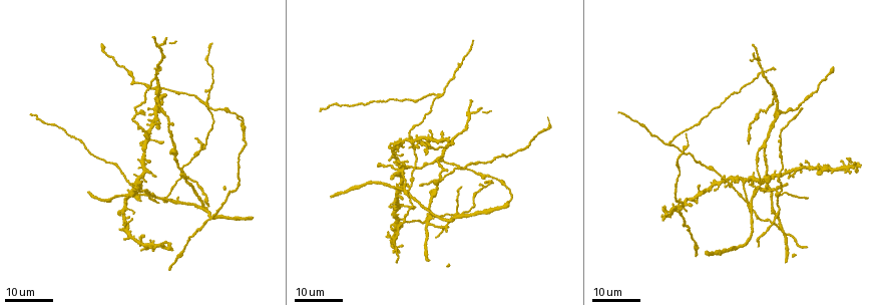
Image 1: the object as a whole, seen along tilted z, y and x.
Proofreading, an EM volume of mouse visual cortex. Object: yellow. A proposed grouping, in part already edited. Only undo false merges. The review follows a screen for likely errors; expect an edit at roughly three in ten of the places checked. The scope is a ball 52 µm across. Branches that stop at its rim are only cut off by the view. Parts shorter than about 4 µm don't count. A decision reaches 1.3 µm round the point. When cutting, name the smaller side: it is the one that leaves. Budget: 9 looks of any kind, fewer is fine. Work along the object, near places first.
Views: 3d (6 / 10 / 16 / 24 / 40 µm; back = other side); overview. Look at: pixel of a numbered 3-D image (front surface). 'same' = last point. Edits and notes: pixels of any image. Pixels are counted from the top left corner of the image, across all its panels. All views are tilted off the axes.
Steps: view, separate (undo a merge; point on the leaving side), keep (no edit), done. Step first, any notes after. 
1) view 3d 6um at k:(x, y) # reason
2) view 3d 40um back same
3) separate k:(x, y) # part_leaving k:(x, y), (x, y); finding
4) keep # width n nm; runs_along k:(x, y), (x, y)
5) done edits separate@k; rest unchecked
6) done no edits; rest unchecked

view 3d 24um at 1:(428, 222) # four or more arms meet

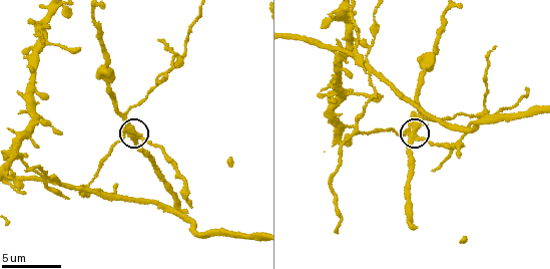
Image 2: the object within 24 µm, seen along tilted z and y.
view 3d 6um at 2:(412, 133)

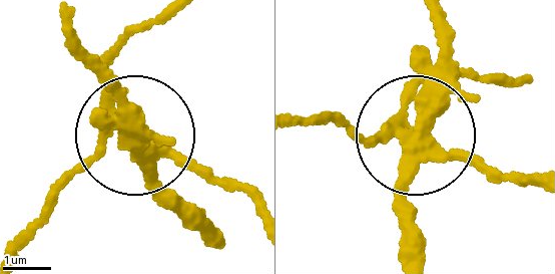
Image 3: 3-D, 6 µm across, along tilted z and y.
separate 3:(108, 117) # part_leaving 3:(400, 131), (434, 114), (442, 24); two neurons meet here

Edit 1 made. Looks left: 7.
view 3d 10um at 2:(89, 186) # branch point

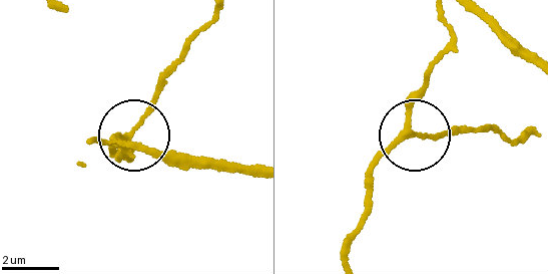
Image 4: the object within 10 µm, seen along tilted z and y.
view 3d 10um back at 4:(127, 137) # from behind

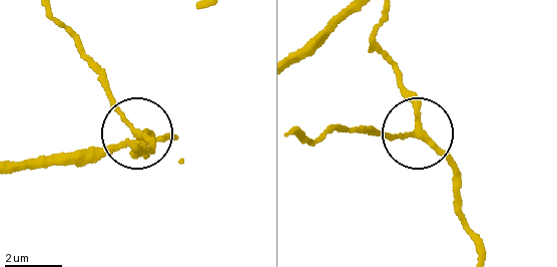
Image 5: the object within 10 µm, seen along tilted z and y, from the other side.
keep # width 170 nm; runs_along 5:(384, 16), (378, 46), (396, 67), (418, 132), (459, 181); continuous, no second neuron

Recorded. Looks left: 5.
view 3d 6um at 2:(13, 155) # arms run side by side

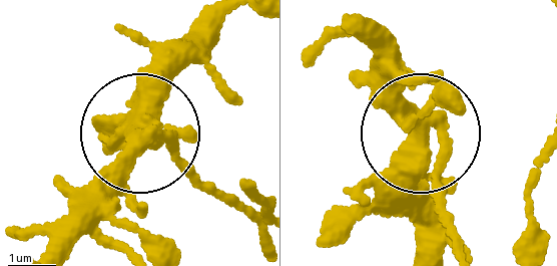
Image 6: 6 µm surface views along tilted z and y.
separate 6:(181, 163) # side_arm 29 um; part_leaving 6:(145, 140), (261, 240); a second neuron is stuck on

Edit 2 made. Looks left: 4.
view 3d 10um at 2:(182, 59) # four-way junction

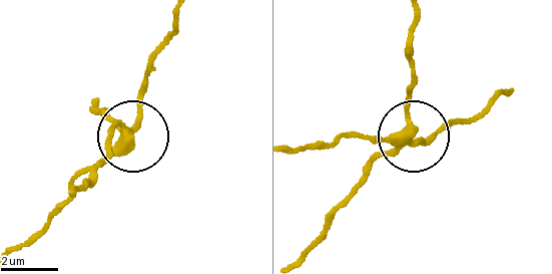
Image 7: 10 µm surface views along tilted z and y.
view 3d 6um at 7:(408, 134)

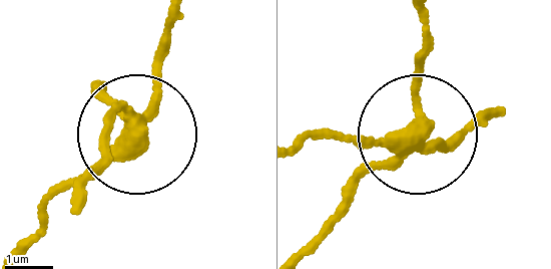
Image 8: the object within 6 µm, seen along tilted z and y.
separate 8:(104, 122) # part_leaving 8:(127, 129), (119, 107), (83, 186); two neurons meet here

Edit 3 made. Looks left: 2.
done edits separate@3, separate@6, separate@8; rest unchecked

